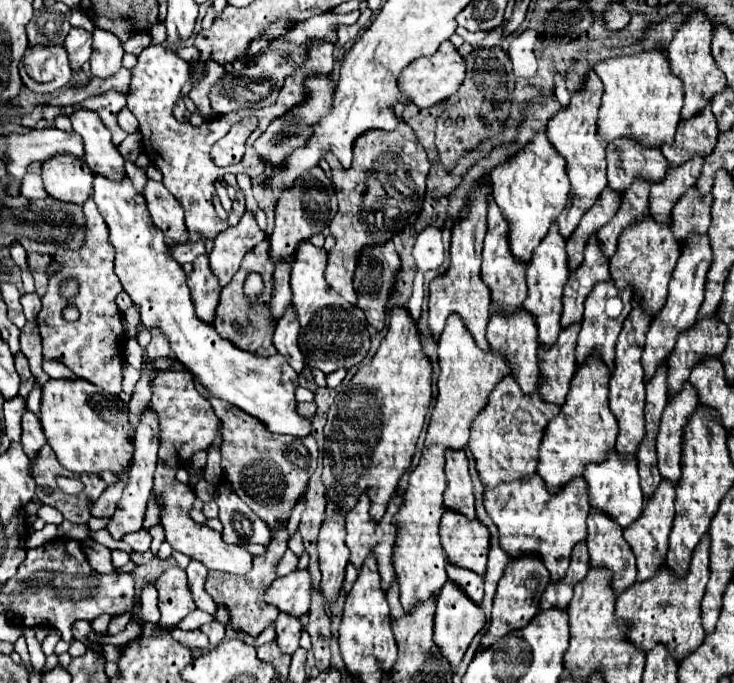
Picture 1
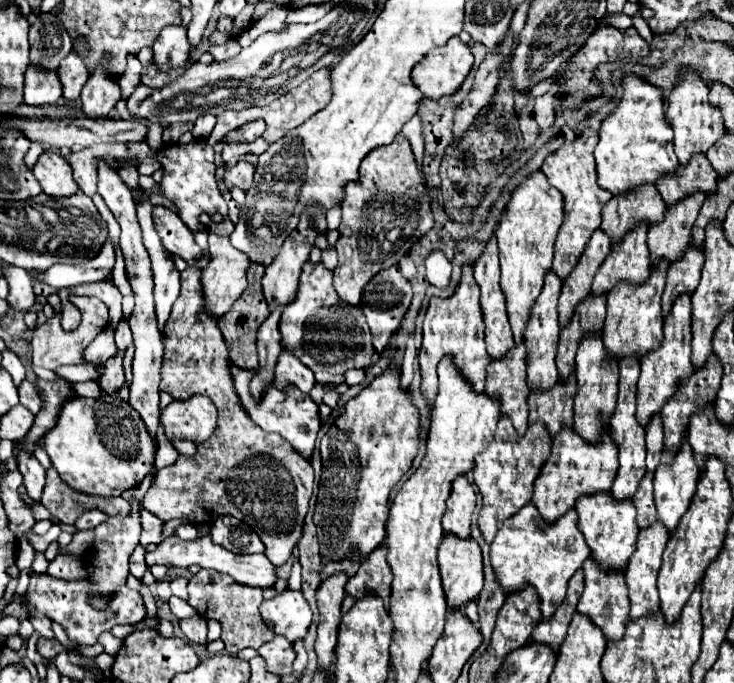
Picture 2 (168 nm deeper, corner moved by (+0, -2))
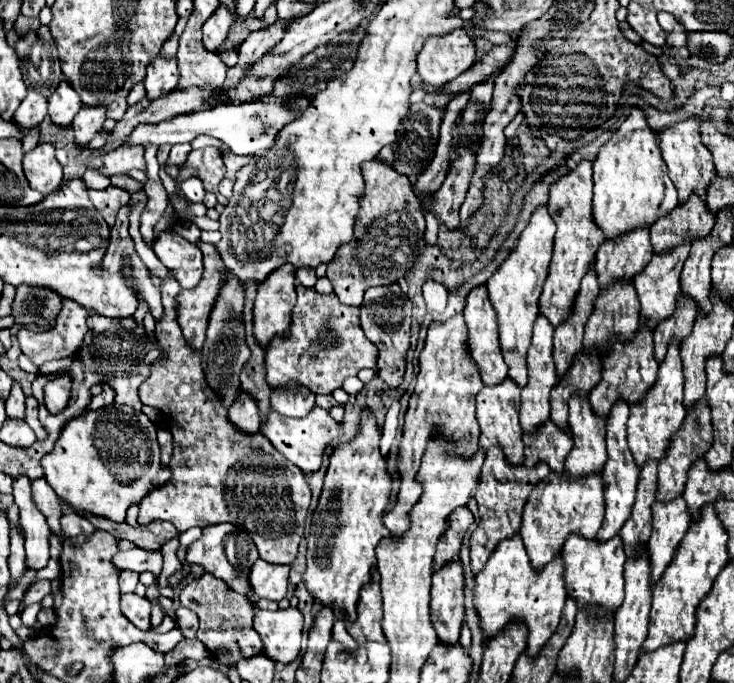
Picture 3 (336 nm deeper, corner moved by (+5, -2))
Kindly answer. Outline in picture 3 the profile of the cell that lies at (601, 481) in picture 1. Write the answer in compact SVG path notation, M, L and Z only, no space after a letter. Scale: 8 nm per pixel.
M577 532L569 534L563 546L563 560L565 560L565 586L567 594L577 600L577 606L583 608L585 604L599 604L603 610L615 612L623 602L623 560L625 560L623 540L613 536L605 542L597 538L585 538Z

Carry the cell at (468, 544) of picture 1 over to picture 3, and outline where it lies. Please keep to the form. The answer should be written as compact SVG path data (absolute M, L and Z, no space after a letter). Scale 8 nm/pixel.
M449 562L433 572L431 620L443 642L455 644L465 620L465 574L461 562Z

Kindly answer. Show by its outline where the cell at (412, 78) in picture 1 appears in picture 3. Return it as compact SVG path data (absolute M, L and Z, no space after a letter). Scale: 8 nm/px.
M459 28L447 36L427 40L417 56L417 74L425 84L443 88L475 62L475 44L469 34Z

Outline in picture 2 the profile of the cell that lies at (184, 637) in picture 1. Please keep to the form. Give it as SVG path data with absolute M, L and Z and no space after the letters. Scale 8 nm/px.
M190 616L180 620L180 628L192 644L206 644L206 620L202 616Z

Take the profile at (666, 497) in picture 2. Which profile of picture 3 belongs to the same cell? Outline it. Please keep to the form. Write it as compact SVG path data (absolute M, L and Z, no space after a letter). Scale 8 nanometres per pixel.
M681 494L669 502L655 500L651 512L653 512L653 534L649 538L649 548L655 584L655 580L659 580L659 572L667 568L671 552L675 552L679 540L683 540L683 532L687 532L687 524L691 524L691 514Z

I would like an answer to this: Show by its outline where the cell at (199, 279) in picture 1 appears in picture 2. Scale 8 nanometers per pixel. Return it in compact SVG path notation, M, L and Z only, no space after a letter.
M186 268L180 276L182 290L172 306L172 316L168 318L168 324L164 324L164 362L162 362L162 382L160 390L170 394L174 400L186 400L194 394L204 394L210 400L214 400L214 406L218 408L218 428L216 432L196 444L196 456L178 456L174 466L158 470L158 476L150 490L146 492L142 504L146 510L150 510L160 520L168 522L174 518L184 518L190 524L212 524L216 516L236 516L244 524L248 524L266 546L266 556L272 564L282 566L292 556L294 546L302 538L304 528L304 516L308 512L308 502L312 496L312 464L310 460L302 458L298 452L290 448L290 444L280 438L278 434L266 434L264 430L256 428L252 420L248 420L248 414L244 412L244 406L240 404L240 398L236 396L236 390L232 390L232 372L228 372L228 348L222 340L222 332L216 326L216 320L204 314L204 296L200 290L200 270L198 268Z

